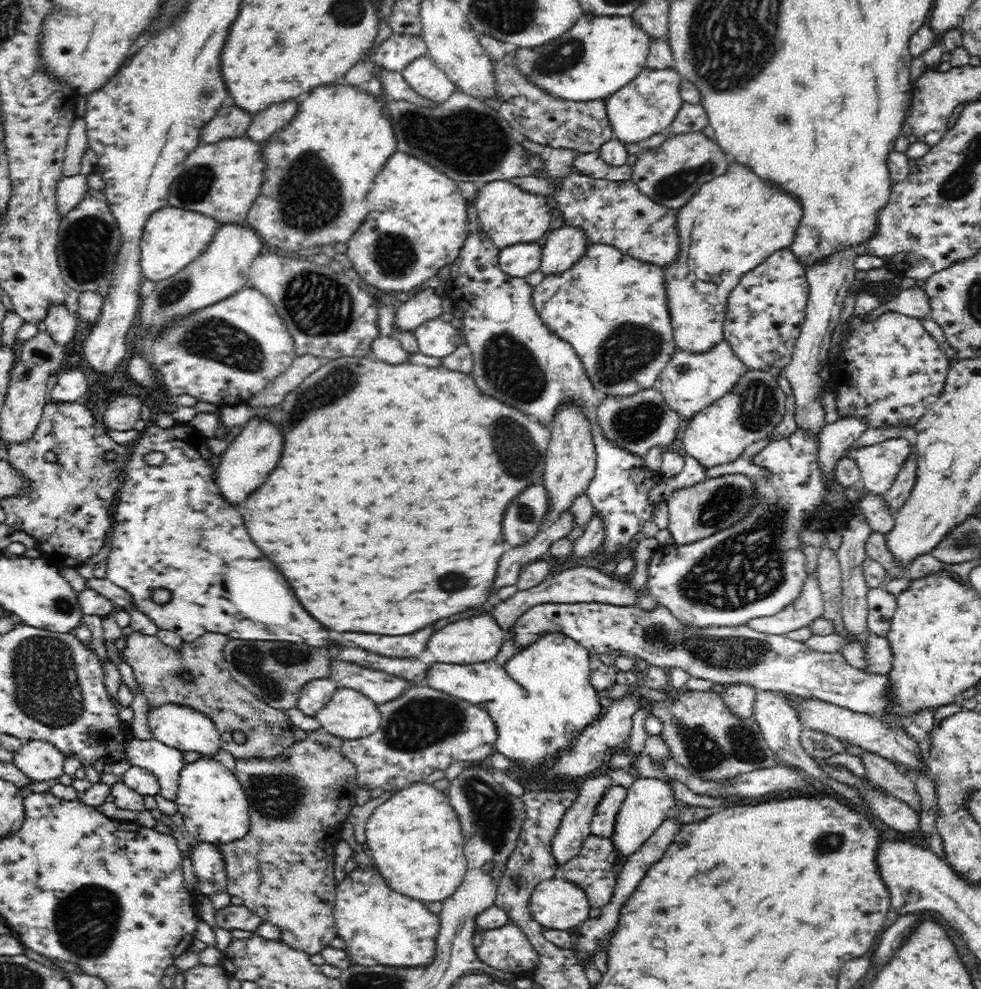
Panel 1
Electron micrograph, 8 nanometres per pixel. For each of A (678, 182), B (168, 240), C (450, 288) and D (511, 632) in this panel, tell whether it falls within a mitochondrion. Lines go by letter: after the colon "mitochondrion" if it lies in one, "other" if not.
A: mitochondrion
B: other
C: other
D: other

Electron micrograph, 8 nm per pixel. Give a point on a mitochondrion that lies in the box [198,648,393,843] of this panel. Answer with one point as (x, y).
(280, 796)

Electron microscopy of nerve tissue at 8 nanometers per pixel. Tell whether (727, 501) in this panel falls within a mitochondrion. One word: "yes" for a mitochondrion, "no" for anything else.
yes

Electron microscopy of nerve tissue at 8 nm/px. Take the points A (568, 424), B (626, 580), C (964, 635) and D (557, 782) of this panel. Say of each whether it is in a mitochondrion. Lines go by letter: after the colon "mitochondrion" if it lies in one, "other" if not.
A: other
B: other
C: other
D: other

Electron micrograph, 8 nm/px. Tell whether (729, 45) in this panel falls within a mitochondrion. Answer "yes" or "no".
yes

